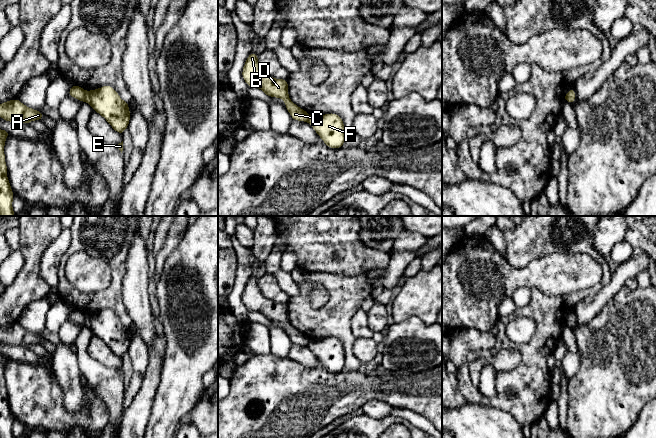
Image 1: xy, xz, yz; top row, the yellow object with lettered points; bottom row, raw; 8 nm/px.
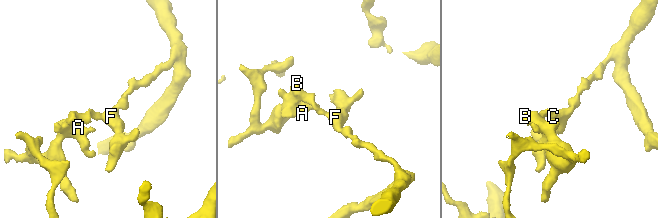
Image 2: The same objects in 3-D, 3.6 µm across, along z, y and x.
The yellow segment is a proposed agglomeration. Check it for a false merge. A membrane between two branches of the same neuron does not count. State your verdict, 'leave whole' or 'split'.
split

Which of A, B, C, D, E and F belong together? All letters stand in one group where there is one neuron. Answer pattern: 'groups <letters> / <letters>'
groups A B C D / E F

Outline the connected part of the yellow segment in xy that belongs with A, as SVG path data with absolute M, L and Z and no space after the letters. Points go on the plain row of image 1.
M18 322L0 327L0 341L9 346L21 346L28 348L34 344L40 344L44 339L32 332L27 331Z

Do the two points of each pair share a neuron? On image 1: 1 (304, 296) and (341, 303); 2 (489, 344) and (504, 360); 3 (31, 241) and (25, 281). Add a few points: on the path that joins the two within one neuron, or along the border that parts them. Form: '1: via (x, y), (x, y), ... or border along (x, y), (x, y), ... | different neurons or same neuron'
1: via (307, 307), (312, 312), (330, 312) | same neuron
2: via (488, 351), (491, 358), (497, 359) | same neuron
3: via (31, 251), (30, 271) | same neuron

